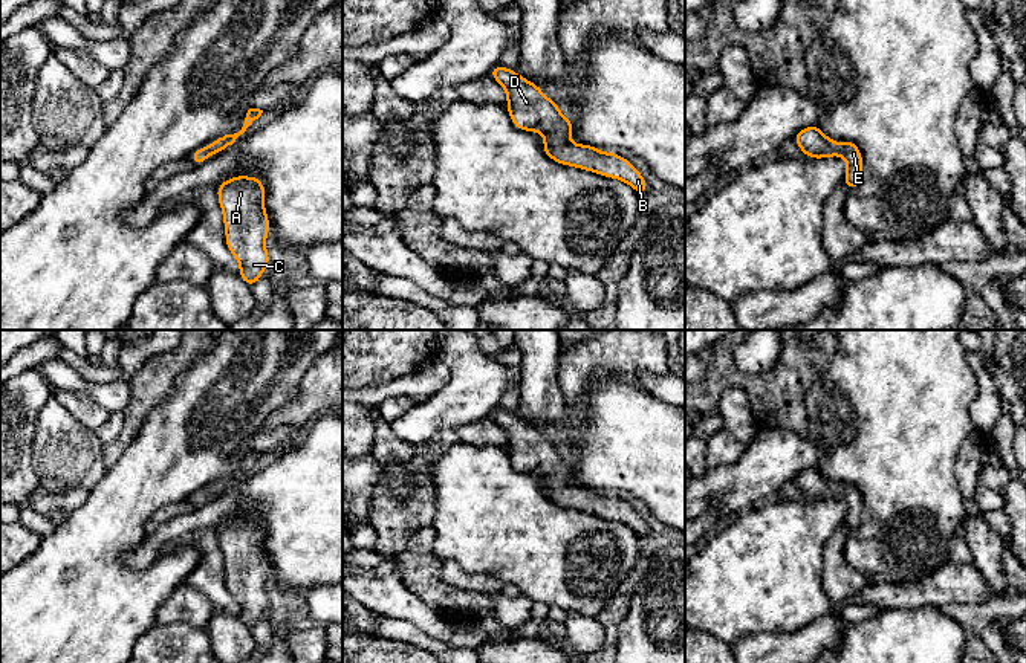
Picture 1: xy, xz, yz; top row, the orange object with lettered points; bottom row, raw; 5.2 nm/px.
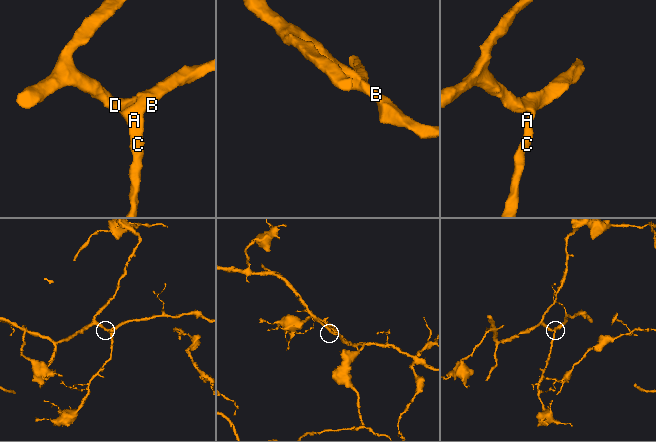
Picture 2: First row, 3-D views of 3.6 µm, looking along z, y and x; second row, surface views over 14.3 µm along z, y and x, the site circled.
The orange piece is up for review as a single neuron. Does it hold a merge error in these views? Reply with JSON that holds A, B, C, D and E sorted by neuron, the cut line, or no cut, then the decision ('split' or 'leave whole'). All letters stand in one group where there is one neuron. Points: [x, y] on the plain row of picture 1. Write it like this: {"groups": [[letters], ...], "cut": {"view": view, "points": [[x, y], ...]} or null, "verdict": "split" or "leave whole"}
{"groups": [["A", "B", "C", "D", "E"]], "cut": null, "verdict": "leave whole"}

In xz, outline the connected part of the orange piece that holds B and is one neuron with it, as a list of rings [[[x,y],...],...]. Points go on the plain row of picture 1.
[[[497,408],[489,417],[502,426],[508,437],[508,455],[514,469],[526,474],[538,474],[546,480],[544,496],[561,507],[619,521],[641,538],[647,535],[642,516],[622,498],[602,495],[596,489],[570,486],[572,461],[561,457],[558,446],[549,441],[538,429],[517,414]]]

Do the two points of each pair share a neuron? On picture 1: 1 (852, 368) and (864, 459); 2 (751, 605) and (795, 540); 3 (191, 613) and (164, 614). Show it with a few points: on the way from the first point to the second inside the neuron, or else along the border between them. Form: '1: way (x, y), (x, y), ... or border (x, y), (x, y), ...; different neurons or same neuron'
1: way (864, 391), (864, 436); same neuron
2: way (751, 588), (751, 584), (779, 556); same neuron
3: way (185, 613), (170, 613); same neuron

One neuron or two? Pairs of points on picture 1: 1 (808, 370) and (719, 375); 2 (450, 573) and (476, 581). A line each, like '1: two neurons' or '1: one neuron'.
1: one neuron
2: one neuron

